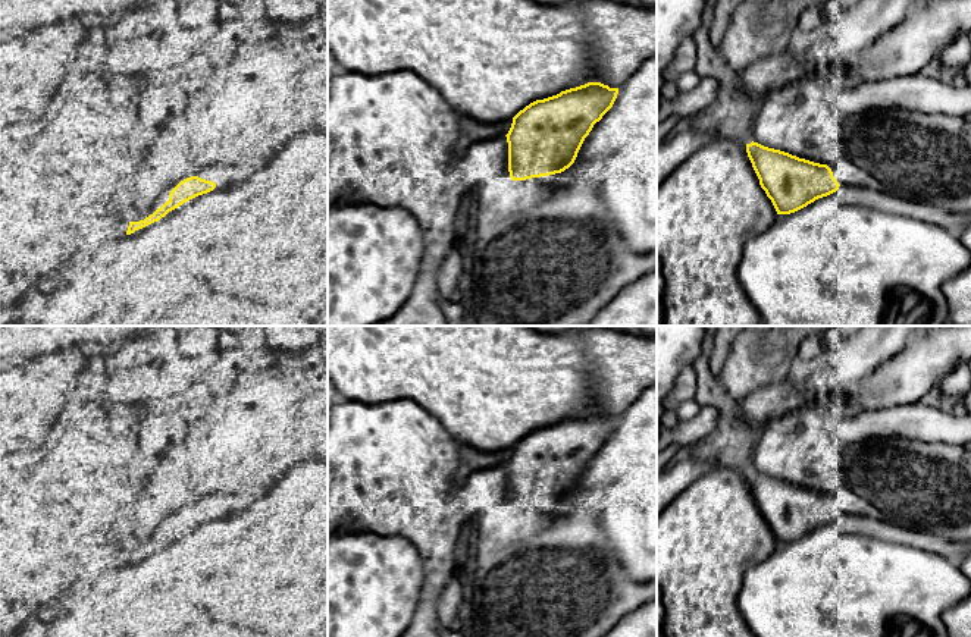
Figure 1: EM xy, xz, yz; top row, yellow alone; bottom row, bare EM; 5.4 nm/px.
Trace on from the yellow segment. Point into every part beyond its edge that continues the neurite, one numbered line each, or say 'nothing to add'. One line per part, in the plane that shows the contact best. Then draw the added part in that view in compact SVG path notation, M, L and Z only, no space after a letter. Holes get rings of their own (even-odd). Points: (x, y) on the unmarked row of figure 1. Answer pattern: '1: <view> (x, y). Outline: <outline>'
1: yz (954, 551). Outline: M839 515L837 520L848 533L862 534L878 540L887 540L933 552L958 565L971 550L970 540L952 542L933 533L903 528L876 518Z

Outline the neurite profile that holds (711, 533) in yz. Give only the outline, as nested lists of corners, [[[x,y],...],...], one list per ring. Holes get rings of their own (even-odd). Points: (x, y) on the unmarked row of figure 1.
[[[717,465],[696,478],[657,517],[657,586],[667,609],[664,637],[754,637],[737,609],[742,575],[749,567],[770,558],[777,545],[759,514],[745,471],[733,465]]]

